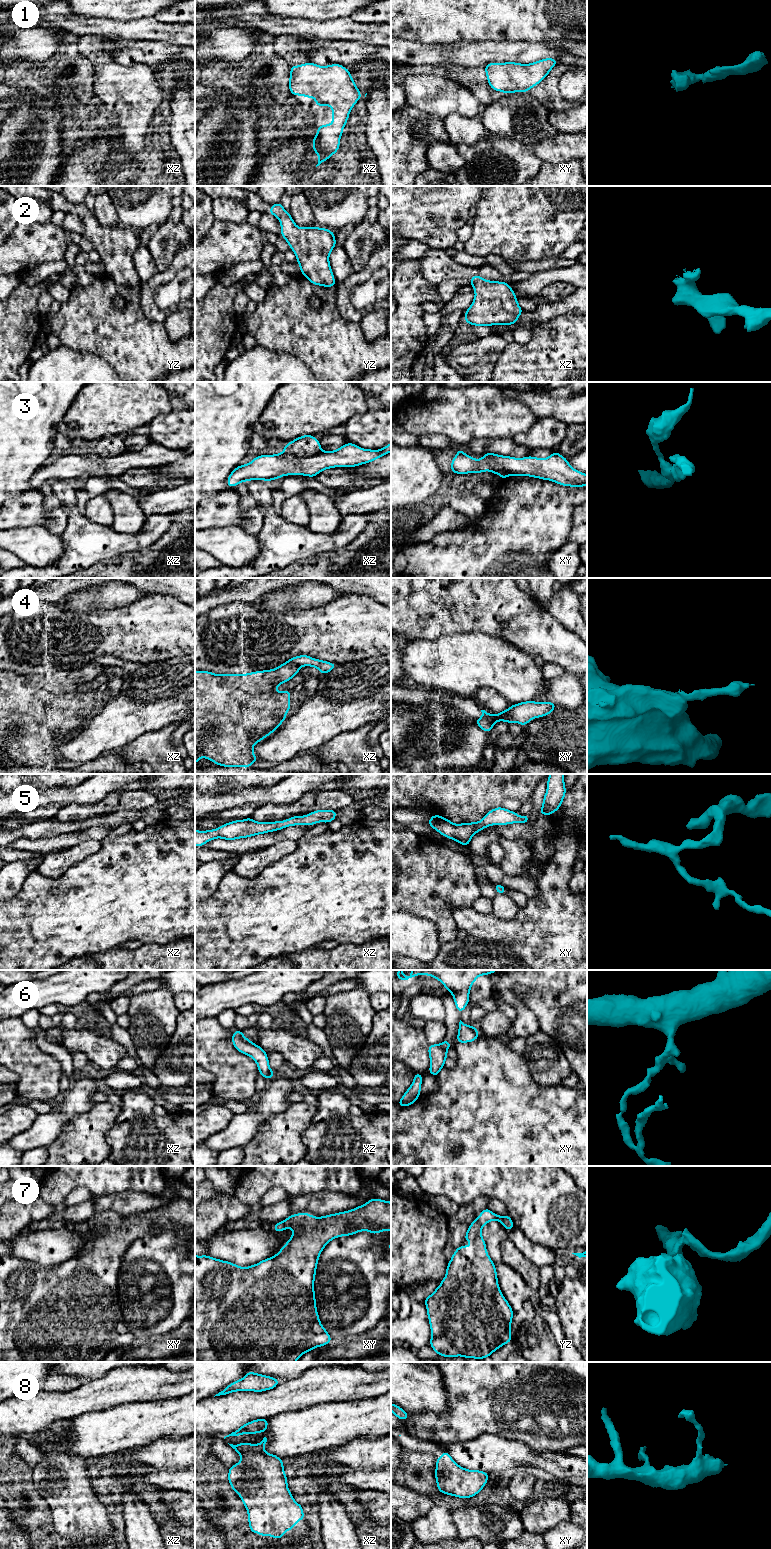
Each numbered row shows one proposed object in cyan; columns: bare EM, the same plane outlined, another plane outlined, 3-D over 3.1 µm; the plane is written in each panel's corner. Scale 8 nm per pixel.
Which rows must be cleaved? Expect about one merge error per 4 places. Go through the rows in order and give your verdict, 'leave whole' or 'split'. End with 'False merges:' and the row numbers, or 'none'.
1: leave whole
2: leave whole
3: split
4: split
5: leave whole
6: split
7: leave whole
8: leave whole
False merges: 3, 4, 6

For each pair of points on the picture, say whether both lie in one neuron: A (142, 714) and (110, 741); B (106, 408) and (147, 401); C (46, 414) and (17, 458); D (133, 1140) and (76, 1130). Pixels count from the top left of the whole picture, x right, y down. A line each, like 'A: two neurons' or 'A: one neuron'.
A: one neuron
B: one neuron
C: one neuron
D: two neurons

